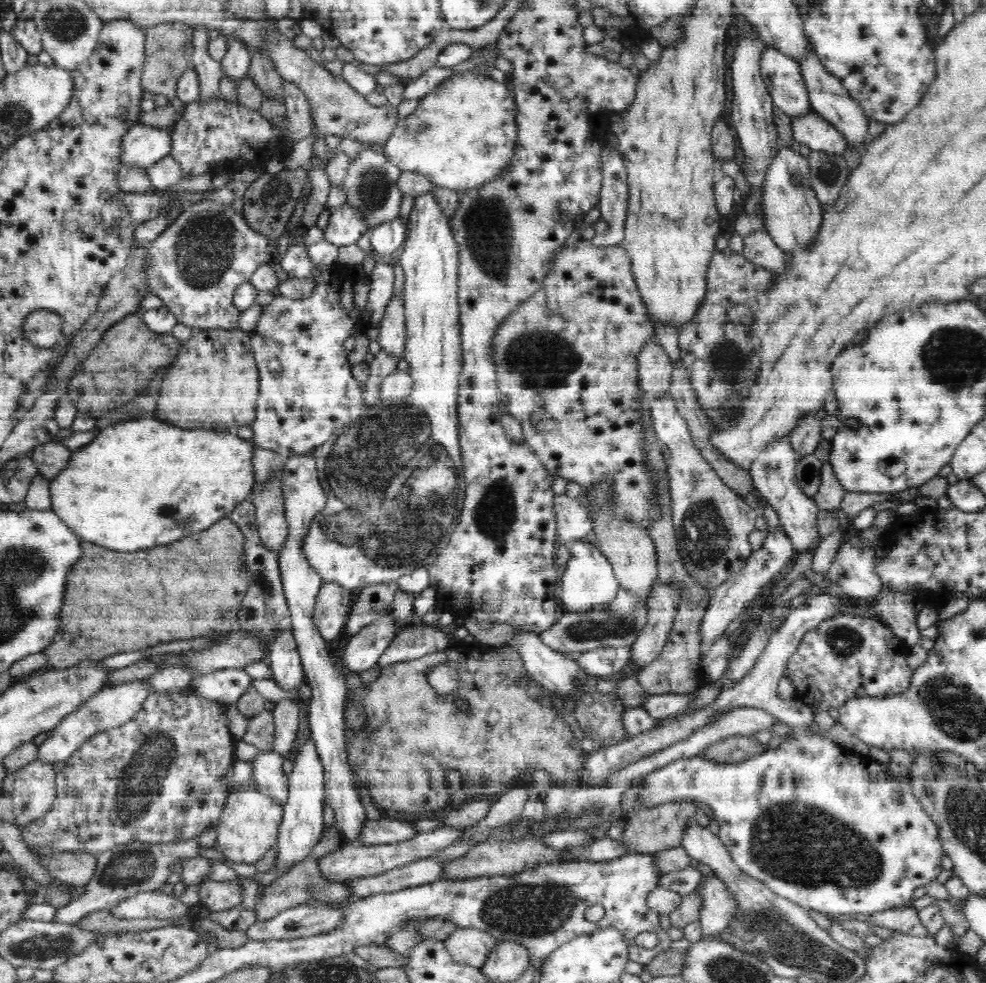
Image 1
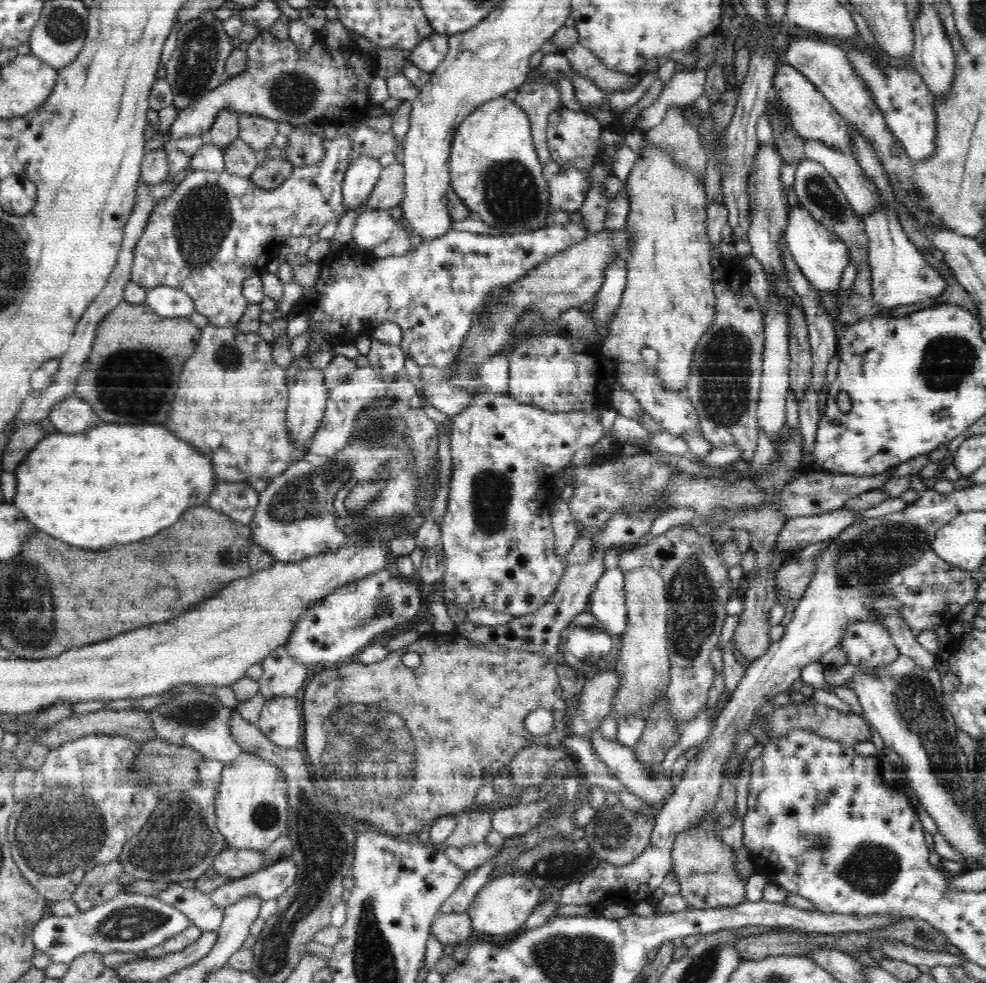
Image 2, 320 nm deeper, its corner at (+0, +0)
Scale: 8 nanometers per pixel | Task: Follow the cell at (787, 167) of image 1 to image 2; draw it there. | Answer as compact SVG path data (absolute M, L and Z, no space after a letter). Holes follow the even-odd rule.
M800 206L791 208L787 222L785 240L799 271L818 291L837 292L851 259L842 238L820 225L808 210Z

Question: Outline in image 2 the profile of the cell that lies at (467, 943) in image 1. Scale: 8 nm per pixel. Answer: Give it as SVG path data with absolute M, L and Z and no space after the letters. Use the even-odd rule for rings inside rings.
M438 913L431 924L431 934L447 948L466 942L472 934L470 915L463 913Z

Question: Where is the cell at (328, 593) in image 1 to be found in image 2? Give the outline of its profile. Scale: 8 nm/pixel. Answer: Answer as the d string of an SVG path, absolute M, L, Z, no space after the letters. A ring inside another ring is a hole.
M287 645L280 646L273 650L262 662L263 673L257 680L259 682L259 694L264 699L279 697L296 697L298 690L306 685L306 671L308 665L296 662L287 651Z

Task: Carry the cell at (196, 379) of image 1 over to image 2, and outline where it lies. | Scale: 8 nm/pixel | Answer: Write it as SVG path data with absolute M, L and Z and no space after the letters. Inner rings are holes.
M208 324L201 329L195 352L184 362L166 426L180 440L198 448L198 452L206 452L219 482L242 483L250 478L277 477L305 456L304 449L294 446L288 435L287 370L276 364L272 349L272 344L259 333ZM206 432L220 434L222 442L217 449L206 446Z

